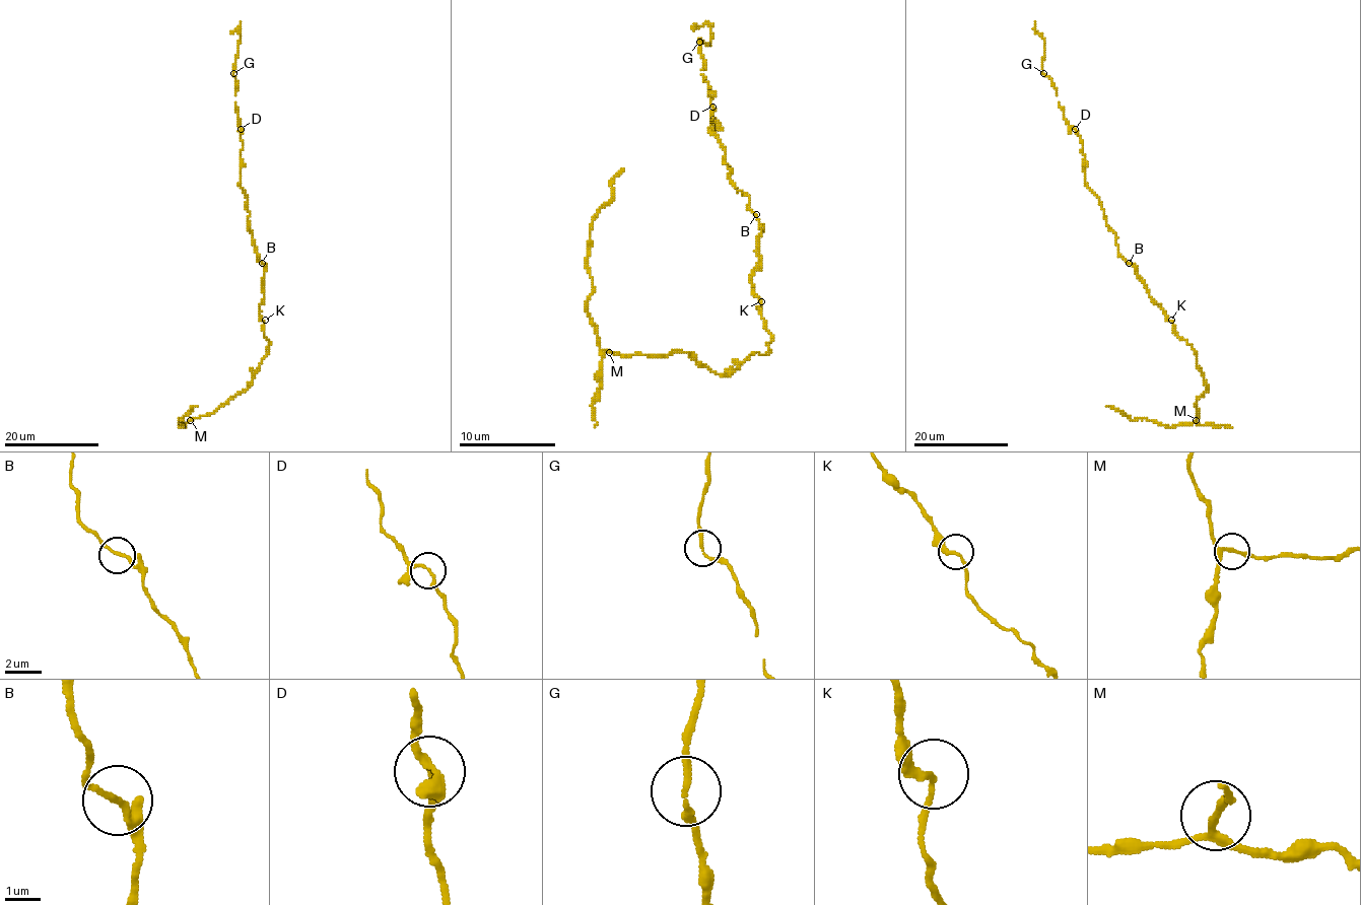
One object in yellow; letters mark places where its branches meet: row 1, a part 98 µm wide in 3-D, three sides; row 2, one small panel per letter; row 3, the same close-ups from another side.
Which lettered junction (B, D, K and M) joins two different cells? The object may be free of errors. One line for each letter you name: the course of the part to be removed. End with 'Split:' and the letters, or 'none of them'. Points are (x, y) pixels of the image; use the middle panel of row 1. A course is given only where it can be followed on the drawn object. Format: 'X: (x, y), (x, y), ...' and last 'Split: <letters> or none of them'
Split: none of them

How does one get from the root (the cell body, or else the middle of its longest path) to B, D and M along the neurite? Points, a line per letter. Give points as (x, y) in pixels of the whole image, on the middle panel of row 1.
B: (759, 251), (761, 224), (756, 214)
D: (759, 251), (761, 224), (749, 198), (735, 188), (723, 159), (725, 149), (708, 130), (716, 125), (712, 106)
M: (759, 251), (752, 292), (771, 335), (763, 354), (752, 354), (725, 376), (686, 352), (609, 352)

